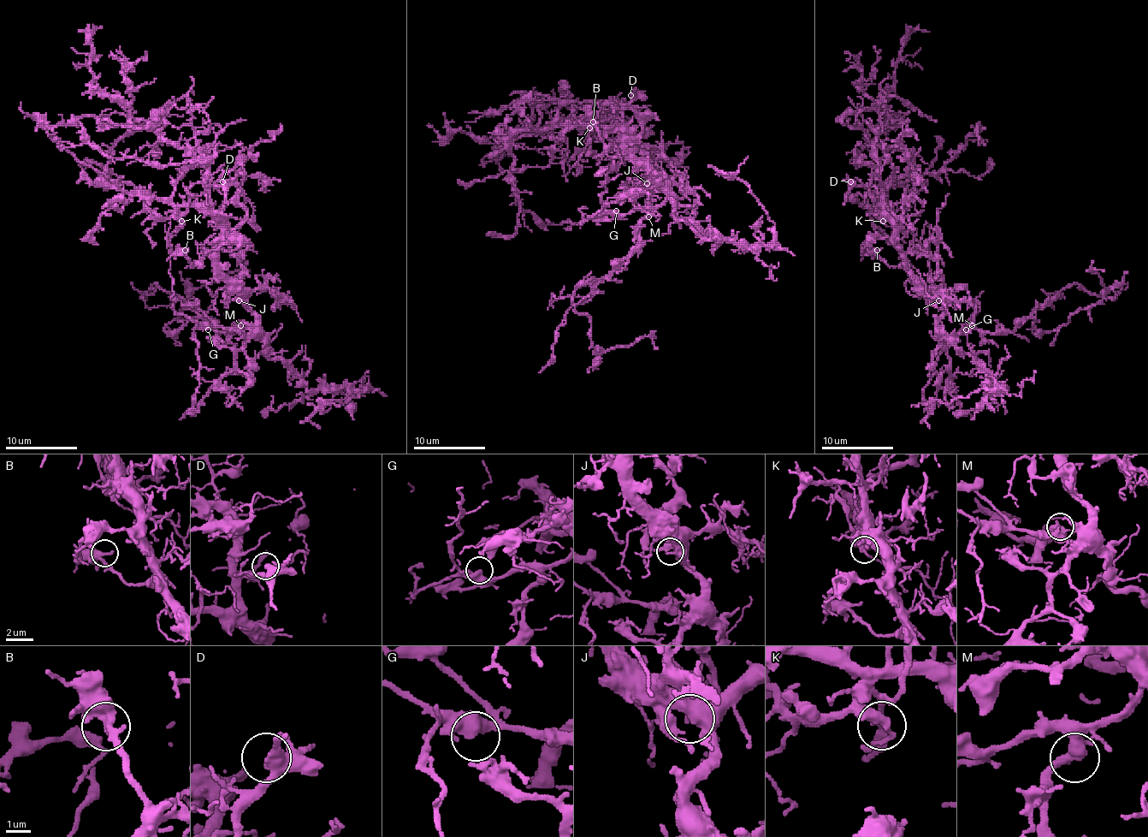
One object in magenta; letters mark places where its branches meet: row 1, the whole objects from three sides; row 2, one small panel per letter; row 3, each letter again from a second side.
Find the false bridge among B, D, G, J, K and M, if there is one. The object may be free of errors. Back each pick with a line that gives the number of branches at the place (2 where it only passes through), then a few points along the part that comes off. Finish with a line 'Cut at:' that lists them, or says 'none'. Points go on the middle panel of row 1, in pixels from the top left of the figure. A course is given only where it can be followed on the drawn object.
Cut at: none

